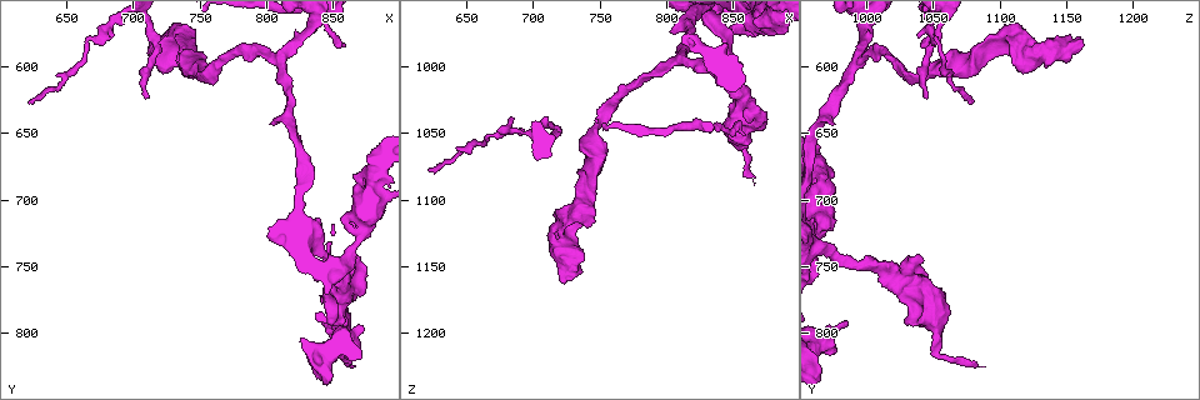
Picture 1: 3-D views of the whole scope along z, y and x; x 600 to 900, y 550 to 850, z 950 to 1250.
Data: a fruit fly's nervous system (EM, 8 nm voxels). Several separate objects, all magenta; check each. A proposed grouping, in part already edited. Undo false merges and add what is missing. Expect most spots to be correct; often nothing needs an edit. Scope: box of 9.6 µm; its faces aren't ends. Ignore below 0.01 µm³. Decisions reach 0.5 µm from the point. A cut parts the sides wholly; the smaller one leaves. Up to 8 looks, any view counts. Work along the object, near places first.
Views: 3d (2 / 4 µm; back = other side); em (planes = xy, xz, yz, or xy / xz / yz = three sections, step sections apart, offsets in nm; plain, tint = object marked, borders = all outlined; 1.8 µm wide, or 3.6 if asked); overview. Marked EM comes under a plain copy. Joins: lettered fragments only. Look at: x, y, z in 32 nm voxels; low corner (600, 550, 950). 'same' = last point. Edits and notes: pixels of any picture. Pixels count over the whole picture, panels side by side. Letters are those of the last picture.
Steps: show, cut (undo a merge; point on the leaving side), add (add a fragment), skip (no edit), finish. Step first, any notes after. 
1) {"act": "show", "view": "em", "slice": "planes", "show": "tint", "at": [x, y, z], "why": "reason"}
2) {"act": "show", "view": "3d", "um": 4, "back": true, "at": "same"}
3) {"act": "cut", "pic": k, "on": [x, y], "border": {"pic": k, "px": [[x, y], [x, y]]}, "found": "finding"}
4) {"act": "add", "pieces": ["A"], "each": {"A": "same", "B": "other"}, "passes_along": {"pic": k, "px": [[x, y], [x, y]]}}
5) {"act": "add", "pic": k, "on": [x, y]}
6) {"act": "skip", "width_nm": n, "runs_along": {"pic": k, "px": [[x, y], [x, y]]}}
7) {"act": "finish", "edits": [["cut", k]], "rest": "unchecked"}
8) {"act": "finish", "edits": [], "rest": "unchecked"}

{"act": "show", "view": "3d", "um": 4, "at": [876, 690, 970], "why": "thick turns thin"}

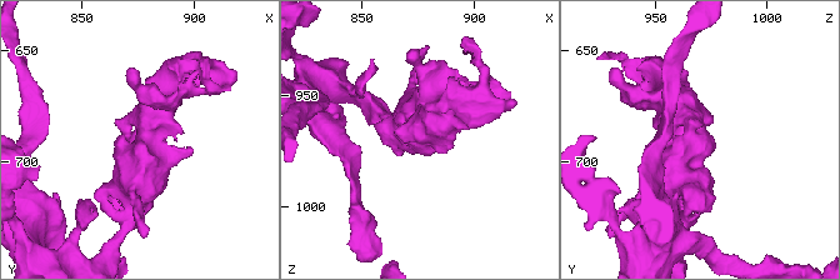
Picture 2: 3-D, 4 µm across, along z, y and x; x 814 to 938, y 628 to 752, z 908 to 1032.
{"act": "show", "view": "em", "um": 3.6, "slice": "planes", "show": "borders", "at": [877, 688, 970], "arms": 3, "arm_widths_nm": [200, 340, 500], "why": "need the tissue"}

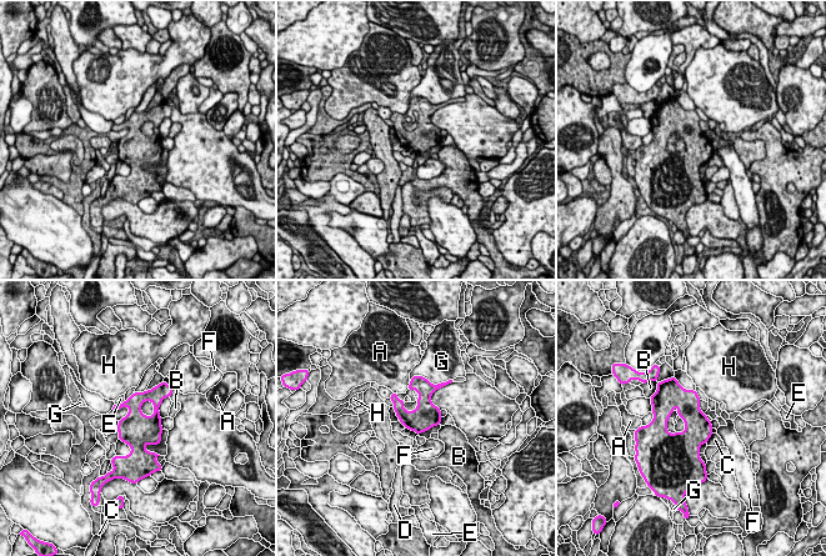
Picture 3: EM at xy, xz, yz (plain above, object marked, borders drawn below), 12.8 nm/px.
{"act": "skip", "longest_contact_nm": ["G", 220], "each": {"A": "other", "B": "other", "C": "other", "D": "other", "E": "other", "F": "other", "G": "other", "H": "other"}, "border": {"pic": 3, "px": [[424, 377], [434, 384], [439, 384]]}, "found": "continuous, no second neuron"}

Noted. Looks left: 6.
{"act": "show", "view": "3d", "um": 4, "at": [860, 586, 1050], "why": "thin end"}

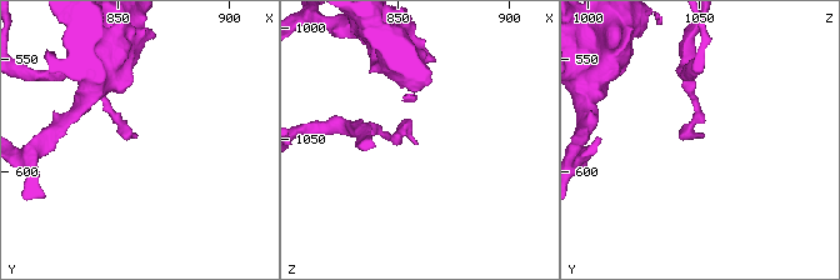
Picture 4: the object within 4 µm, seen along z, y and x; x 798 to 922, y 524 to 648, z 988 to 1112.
{"act": "show", "view": "em", "slice": "planes", "show": "borders", "at": [858, 586, 1051]}

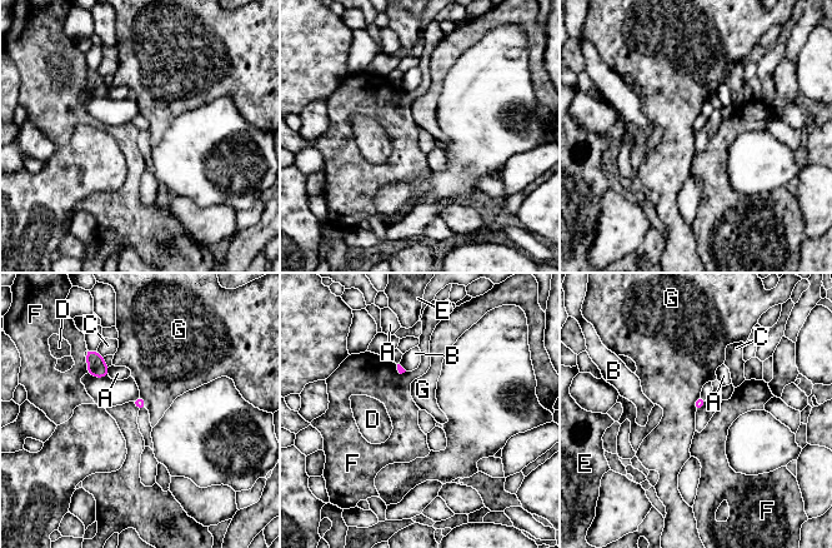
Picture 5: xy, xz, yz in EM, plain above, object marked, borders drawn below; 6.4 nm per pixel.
{"act": "skip", "width_nm": 70, "each": {"A": "other", "B": "other", "C": "other", "D": "other", "E": "other", "F": "other", "G": "other"}, "border": {"pic": 5, "px": [[85, 357], [89, 372]]}, "found": "no lettered fragment goes on from it"}

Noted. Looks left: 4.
{"act": "show", "view": "em", "slice": "planes", "show": "borders", "at": [714, 622, 1044], "why": "branch stops here"}

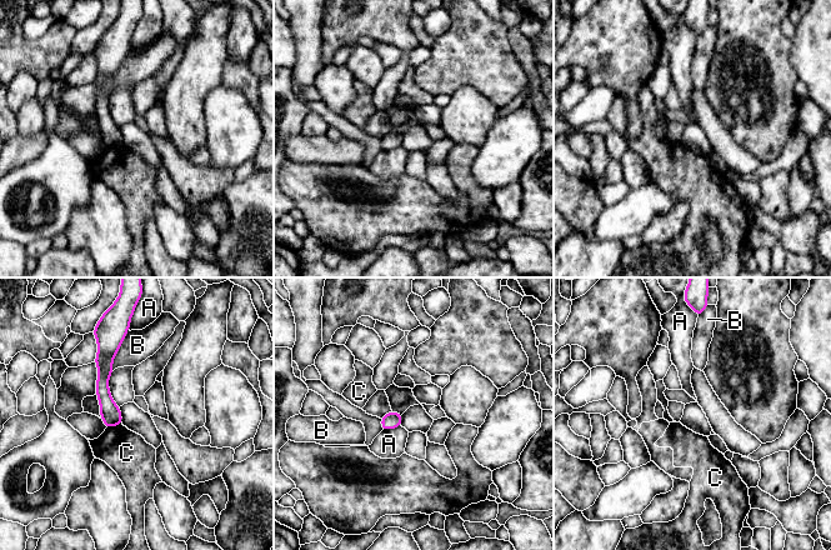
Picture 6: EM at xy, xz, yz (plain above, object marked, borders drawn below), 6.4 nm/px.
{"act": "skip", "width_nm": 110, "each": {"A": "other", "B": "other", "C": "other"}, "runs_along": {"pic": 6, "px": [[115, 345], [104, 359], [109, 424]]}, "found": "no lettered fragment goes on from it"}

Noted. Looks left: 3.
{"act": "show", "view": "3d", "um": 4, "back": true, "at": [870, 812, 976], "why": "thick end"}

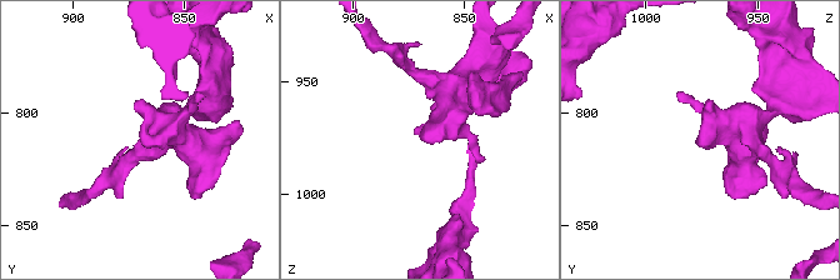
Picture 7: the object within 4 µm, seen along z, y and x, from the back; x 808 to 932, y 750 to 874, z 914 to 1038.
{"act": "show", "view": "em", "slice": "planes", "show": "borders", "at": [870, 810, 975]}

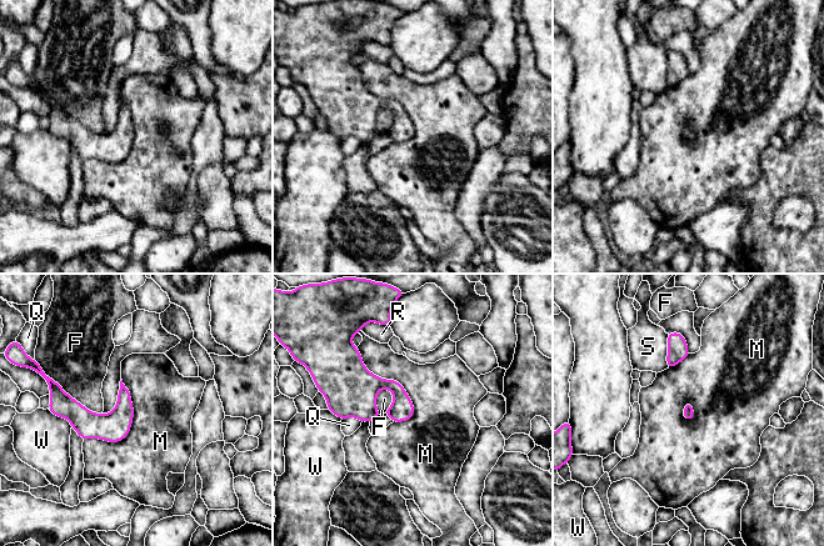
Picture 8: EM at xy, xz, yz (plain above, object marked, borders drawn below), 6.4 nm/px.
{"act": "skip", "longest_contact_nm": ["M", 600], "each": {"F": "other", "M": "other", "Q": "other", "R": "other", "S": "other", "W": "other"}, "found": "no lettered fragment goes on from it"}

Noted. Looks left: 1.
{"act": "finish", "edits": [], "rest": "unchecked"}

